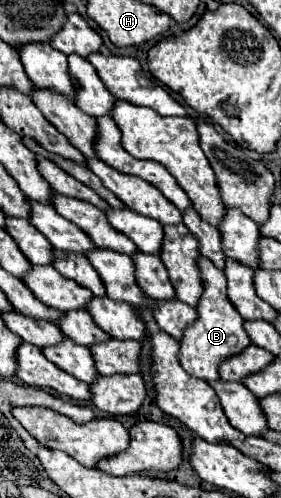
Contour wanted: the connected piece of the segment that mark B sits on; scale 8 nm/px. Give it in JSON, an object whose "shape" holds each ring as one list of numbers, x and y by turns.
{"shape":[[202,255,196,259,200,267,200,279,202,279,202,297,196,305,196,321,184,329,184,335,180,339,180,351,178,351,178,361,180,365,194,377,212,381,220,379,218,377,218,365,220,361,228,359,230,355,240,353,250,345,248,335,244,331,244,319,240,313,232,307,232,303,226,297,226,279,220,269,214,267,214,263,208,263]]}

